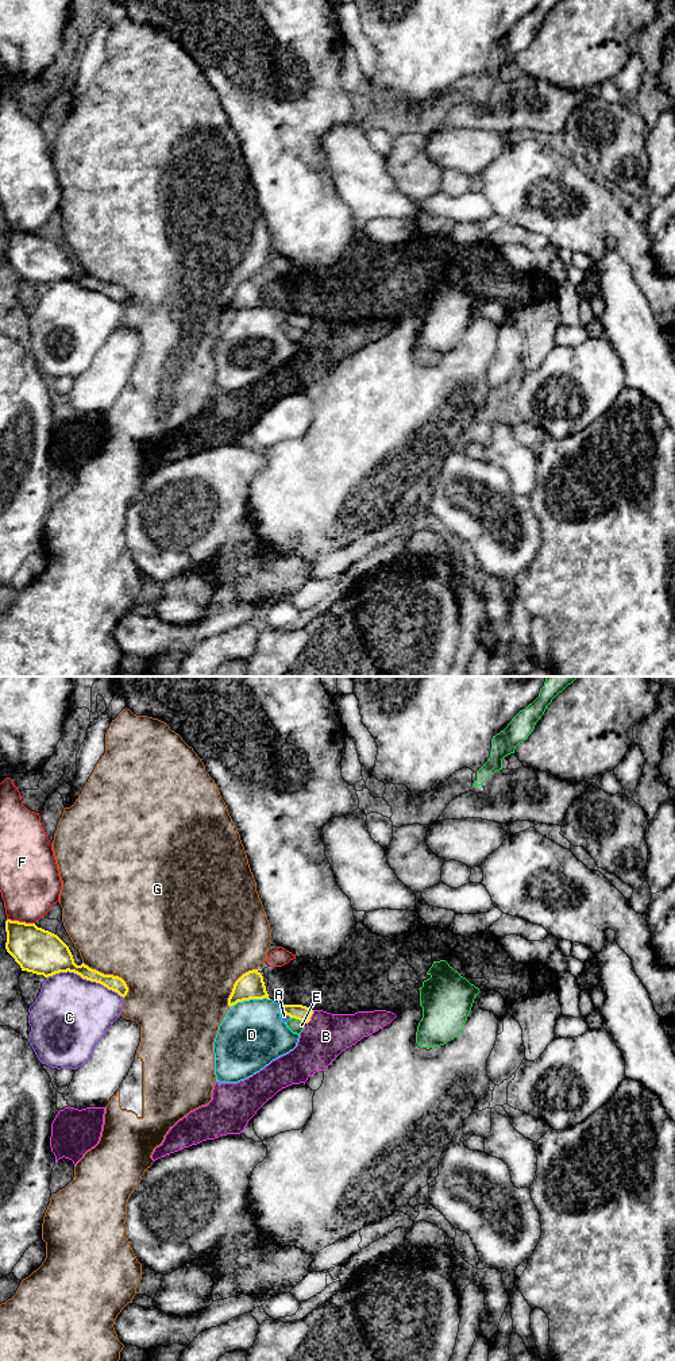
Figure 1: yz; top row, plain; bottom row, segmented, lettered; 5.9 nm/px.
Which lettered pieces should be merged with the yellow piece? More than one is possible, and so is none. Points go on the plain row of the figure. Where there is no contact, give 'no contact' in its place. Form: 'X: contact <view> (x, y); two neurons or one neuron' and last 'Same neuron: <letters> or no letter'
A: contact yz (286, 323); two neurons
B: contact yz (311, 324); two neurons
C: contact yz (85, 286); two neurons
D: contact yz (249, 308); two neurons
E: contact yz (296, 327); two neurons
F: contact yz (20, 231); two neurons
G: contact yz (110, 284); two neurons
Same neuron: no letter

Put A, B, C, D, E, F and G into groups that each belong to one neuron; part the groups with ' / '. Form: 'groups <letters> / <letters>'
groups A E / B / C / D / F / G

